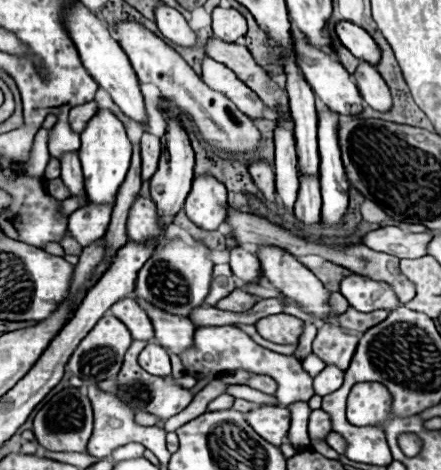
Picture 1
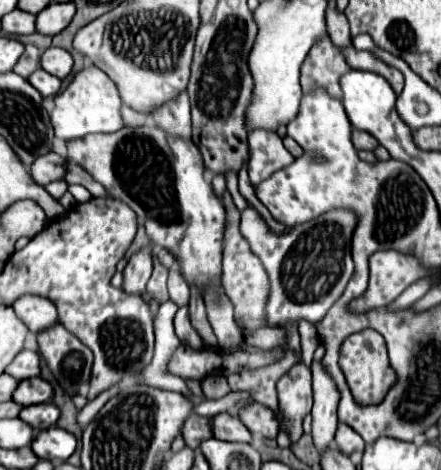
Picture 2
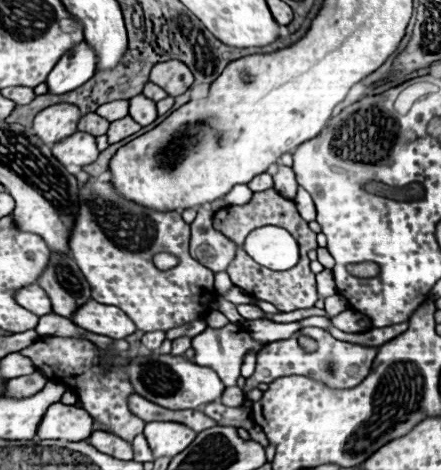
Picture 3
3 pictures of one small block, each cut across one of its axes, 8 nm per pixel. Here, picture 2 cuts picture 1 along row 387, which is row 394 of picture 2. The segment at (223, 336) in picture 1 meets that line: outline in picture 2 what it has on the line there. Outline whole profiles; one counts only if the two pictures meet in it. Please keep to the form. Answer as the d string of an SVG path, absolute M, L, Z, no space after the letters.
M306 364L292 366L278 380L278 402L284 418L288 420L290 436L298 440L302 436L302 418L312 408L312 376Z

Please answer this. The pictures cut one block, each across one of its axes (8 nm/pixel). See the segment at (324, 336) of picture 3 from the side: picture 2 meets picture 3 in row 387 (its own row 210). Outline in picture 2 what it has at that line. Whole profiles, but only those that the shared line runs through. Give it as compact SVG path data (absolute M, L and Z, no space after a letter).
M248 206L242 212L240 232L246 238L246 242L250 244L250 250L254 252L254 256L260 258L260 262L268 274L268 282L270 282L270 294L268 294L268 300L264 306L264 324L266 326L276 328L276 326L286 326L286 324L298 324L300 320L308 320L308 322L316 324L326 316L326 312L342 296L342 292L346 290L346 286L350 282L350 276L354 274L354 262L352 262L350 250L352 250L352 236L354 236L356 224L358 224L358 214L354 210L334 208L304 224L296 224L296 226L288 228L288 232L284 232L284 234L276 234L254 208Z

